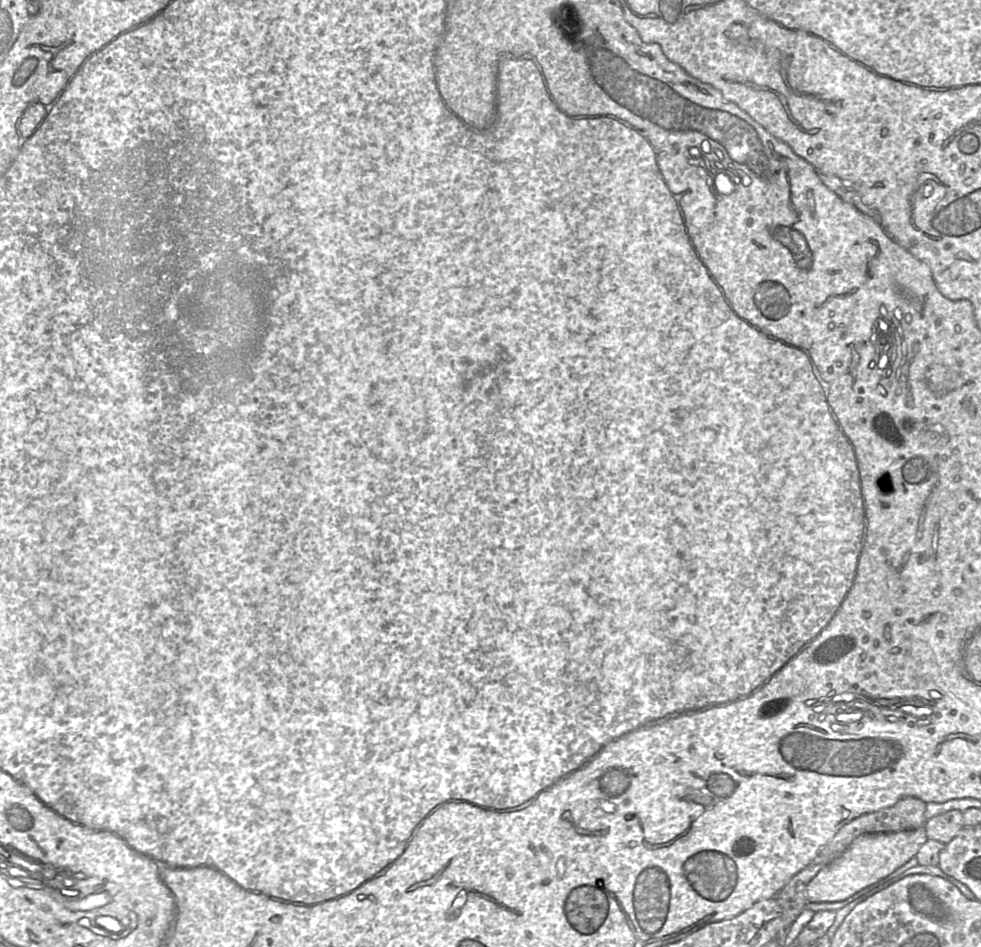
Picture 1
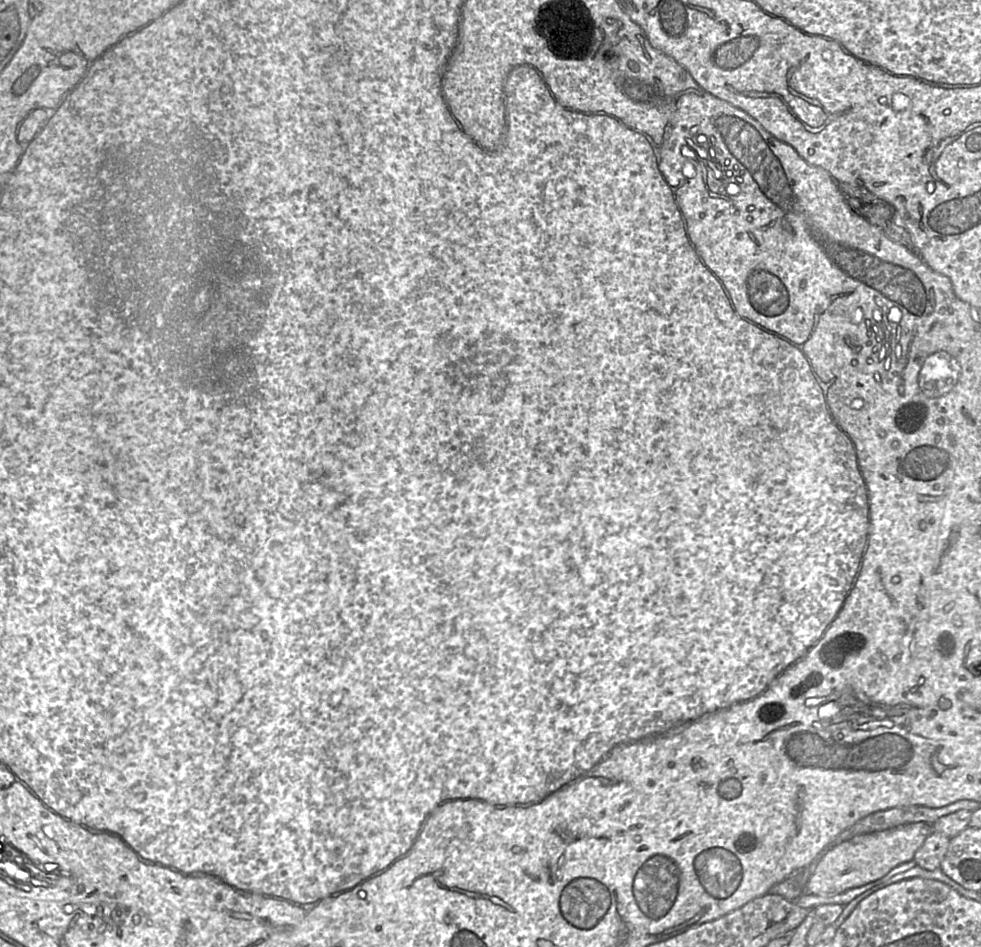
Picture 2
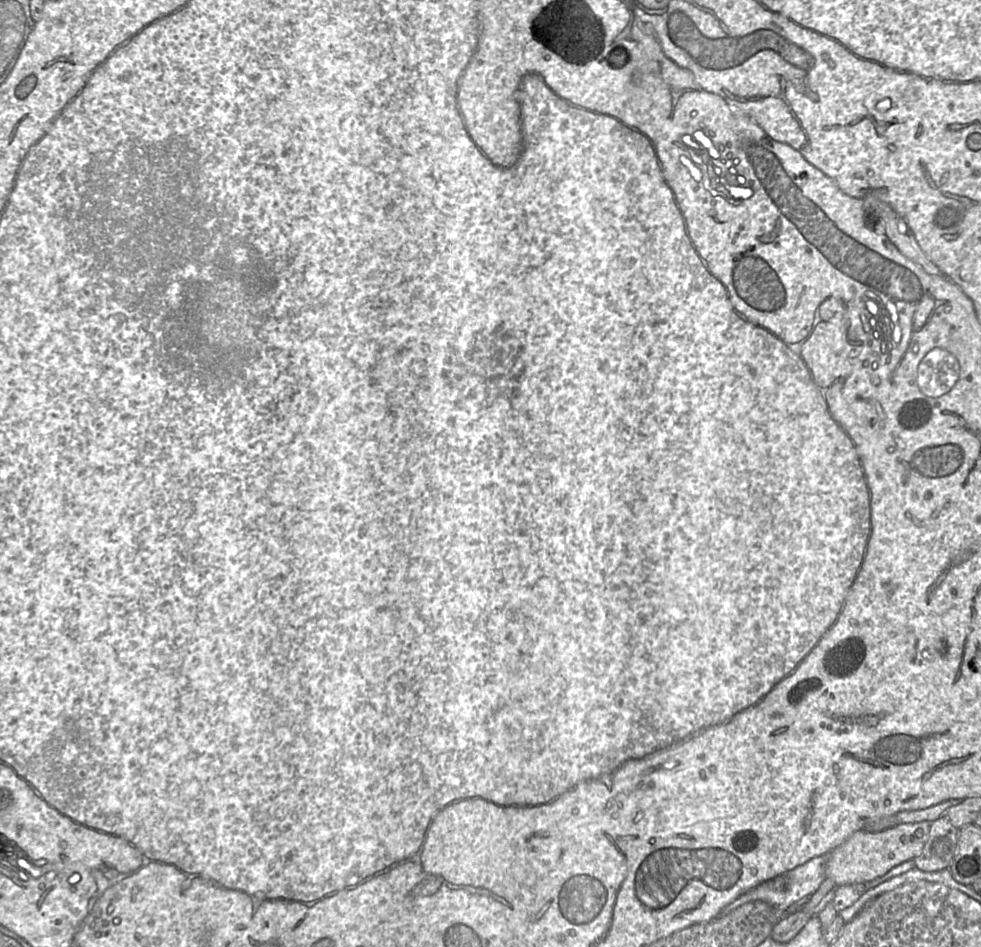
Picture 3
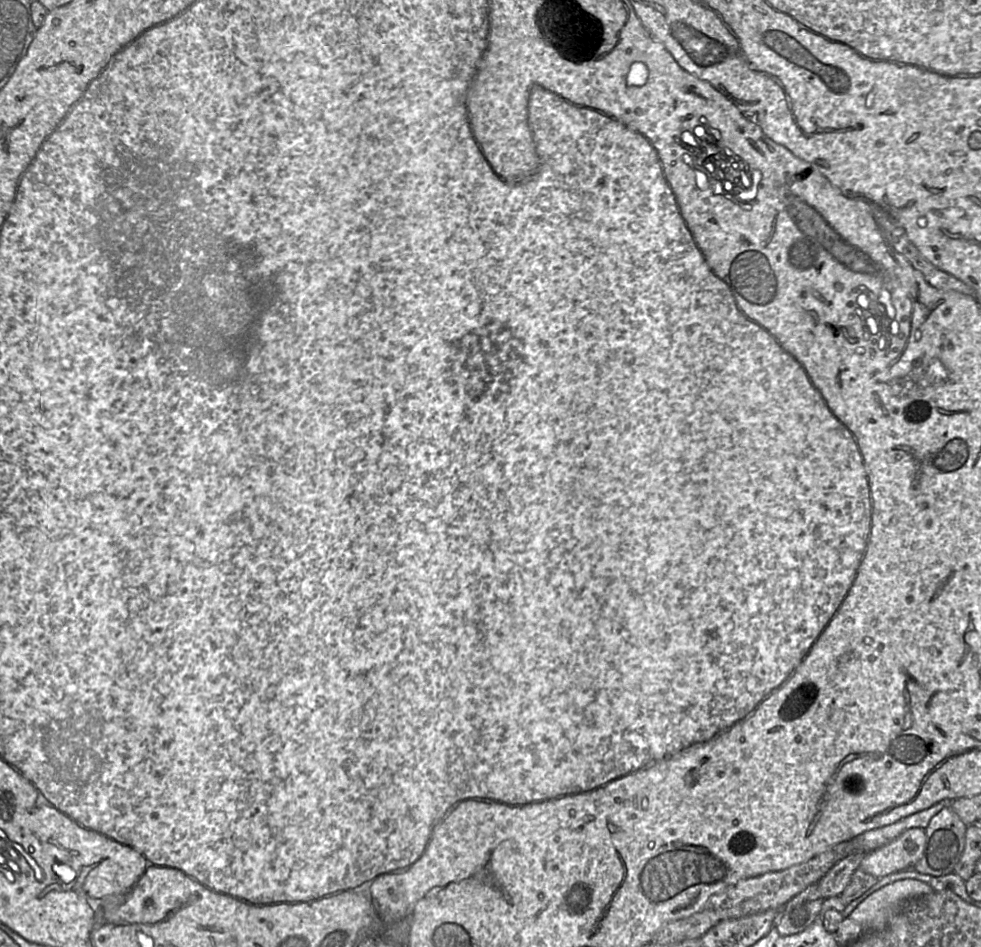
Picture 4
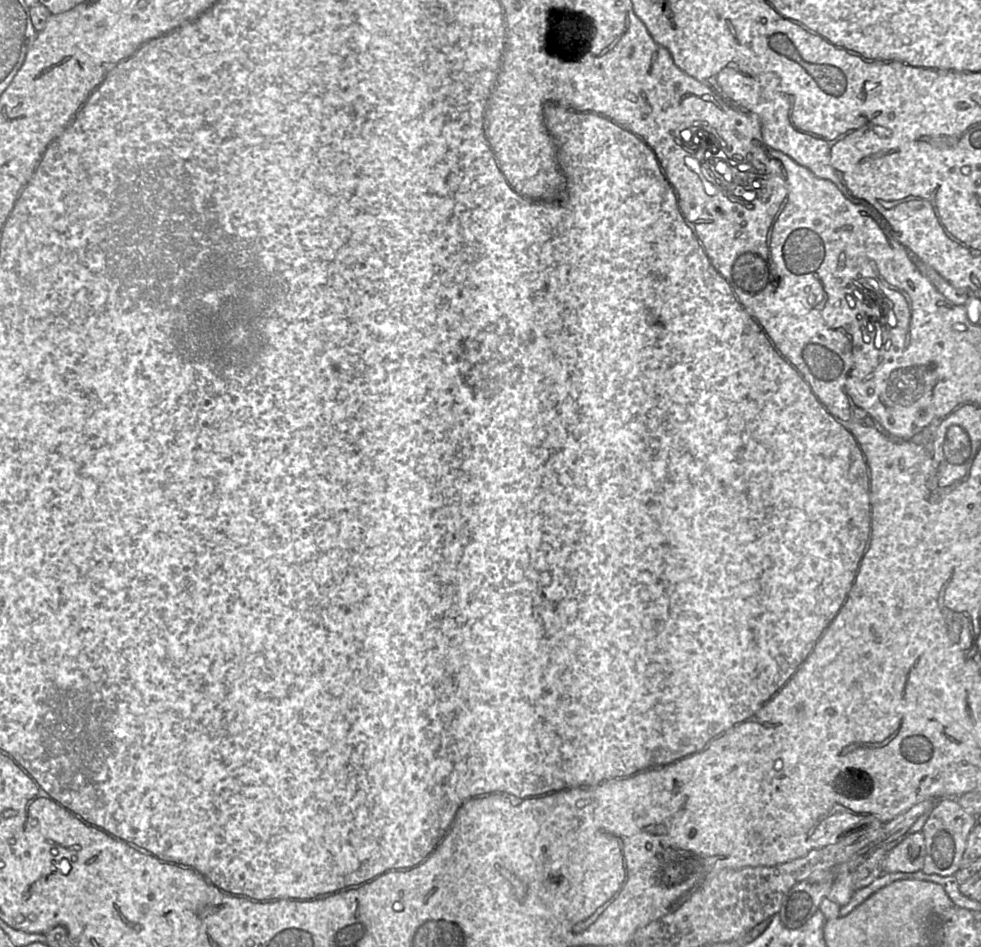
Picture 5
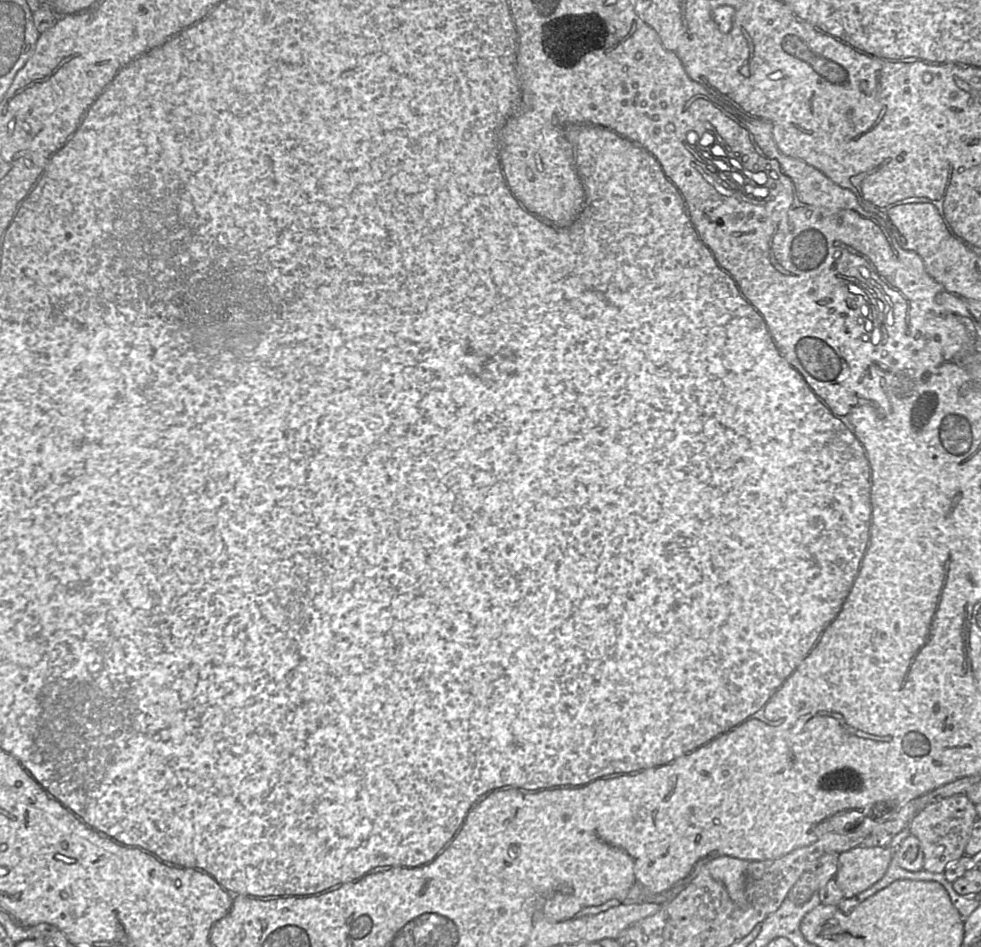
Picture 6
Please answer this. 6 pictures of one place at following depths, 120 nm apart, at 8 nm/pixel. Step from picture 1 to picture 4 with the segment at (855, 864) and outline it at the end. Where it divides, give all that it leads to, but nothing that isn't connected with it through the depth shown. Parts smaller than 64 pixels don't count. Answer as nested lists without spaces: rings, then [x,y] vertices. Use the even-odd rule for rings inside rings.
[[[910,828],[888,844],[868,852],[859,869],[880,879],[914,867],[923,855],[925,842],[925,829]]]

